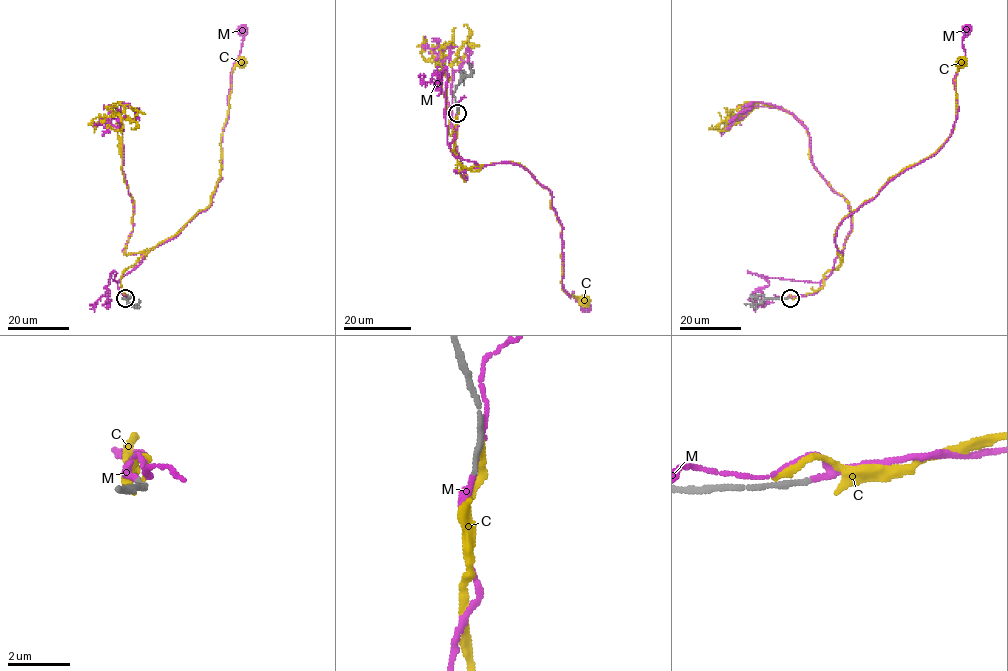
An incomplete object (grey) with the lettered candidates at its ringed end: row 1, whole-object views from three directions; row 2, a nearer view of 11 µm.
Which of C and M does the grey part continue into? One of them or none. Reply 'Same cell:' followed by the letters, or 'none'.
Same cell: M

